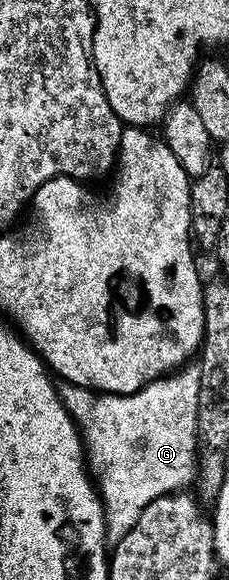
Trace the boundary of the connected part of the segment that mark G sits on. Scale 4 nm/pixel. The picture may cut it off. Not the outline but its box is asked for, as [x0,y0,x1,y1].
[60,367,200,542]

